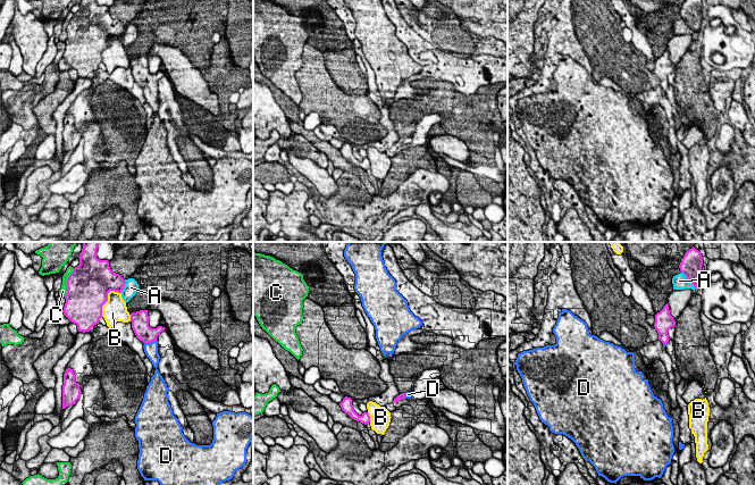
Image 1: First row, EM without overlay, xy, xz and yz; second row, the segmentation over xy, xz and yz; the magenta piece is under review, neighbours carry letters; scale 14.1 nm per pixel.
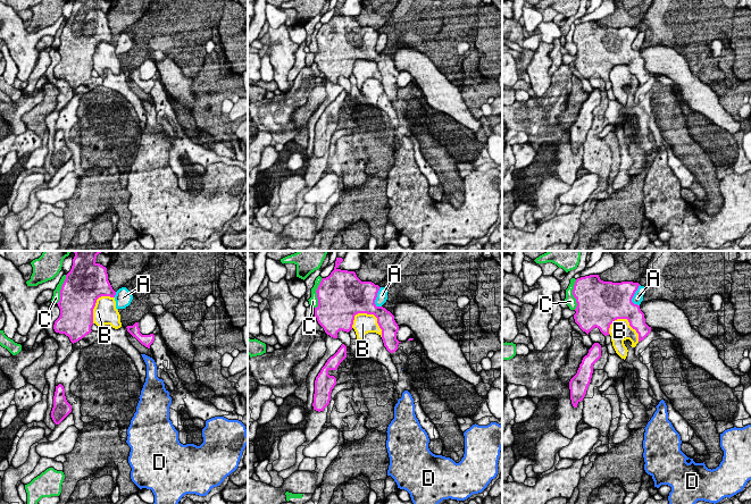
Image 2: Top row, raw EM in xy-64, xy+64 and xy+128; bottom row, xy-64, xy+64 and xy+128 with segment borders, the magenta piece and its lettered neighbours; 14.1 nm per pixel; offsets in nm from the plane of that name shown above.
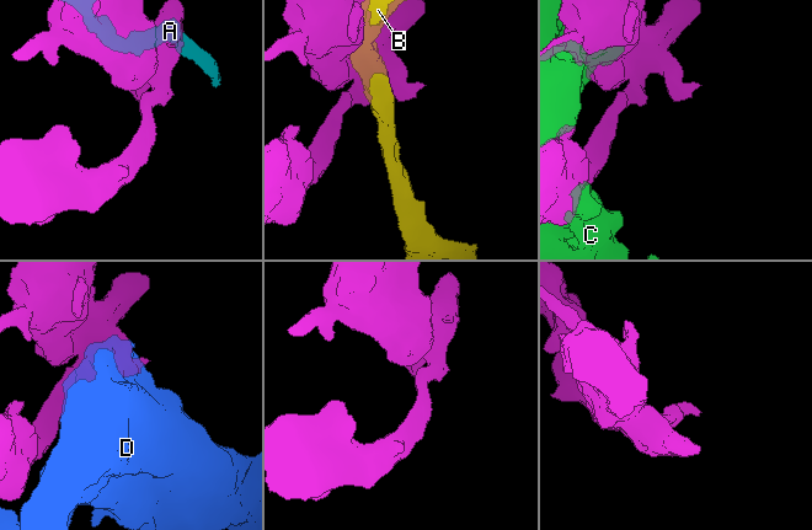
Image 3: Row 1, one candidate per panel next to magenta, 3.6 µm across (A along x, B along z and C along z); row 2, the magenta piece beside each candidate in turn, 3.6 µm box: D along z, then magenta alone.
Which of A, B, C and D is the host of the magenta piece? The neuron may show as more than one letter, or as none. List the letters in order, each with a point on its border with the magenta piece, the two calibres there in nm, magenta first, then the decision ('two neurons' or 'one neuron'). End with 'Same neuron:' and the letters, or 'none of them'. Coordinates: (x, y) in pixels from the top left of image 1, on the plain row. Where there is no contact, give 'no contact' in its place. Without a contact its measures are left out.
A: yz (688, 26) | 320/200 nm | two neurons
B: xy (107, 44) | 480/340 nm | two neurons
C: xy (67, 27) | 500/120 nm | two neurons
D: xy (150, 88) | 240/190 nm | one neuron
Same neuron: D

